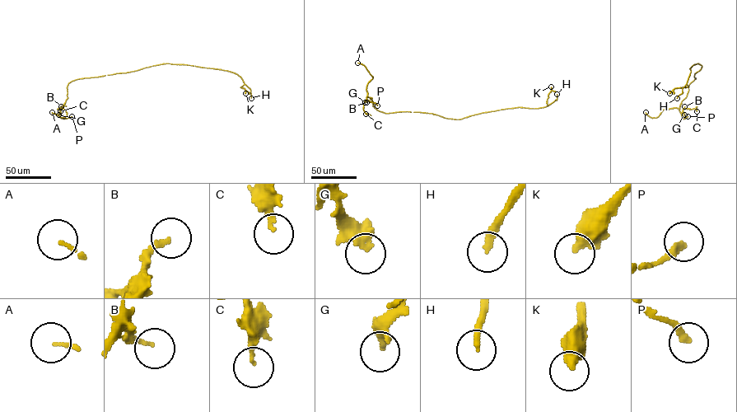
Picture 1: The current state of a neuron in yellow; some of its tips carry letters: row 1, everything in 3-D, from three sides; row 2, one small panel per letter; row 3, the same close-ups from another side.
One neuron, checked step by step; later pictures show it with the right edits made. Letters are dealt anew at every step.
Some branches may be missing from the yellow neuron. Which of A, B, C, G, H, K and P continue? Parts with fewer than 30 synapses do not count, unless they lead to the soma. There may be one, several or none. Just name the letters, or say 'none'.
H

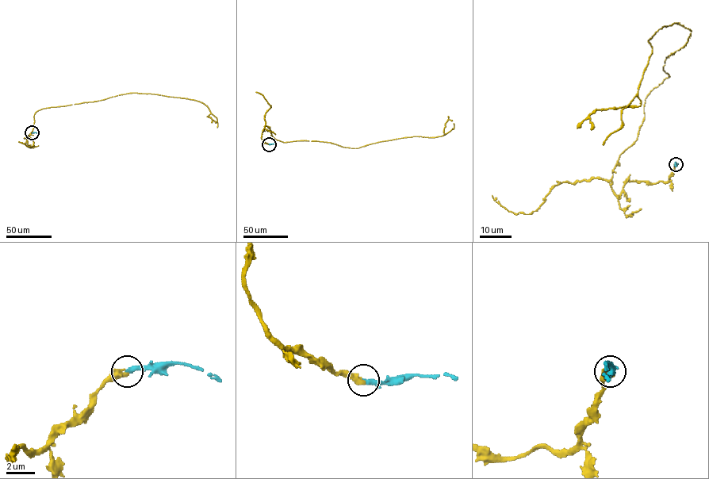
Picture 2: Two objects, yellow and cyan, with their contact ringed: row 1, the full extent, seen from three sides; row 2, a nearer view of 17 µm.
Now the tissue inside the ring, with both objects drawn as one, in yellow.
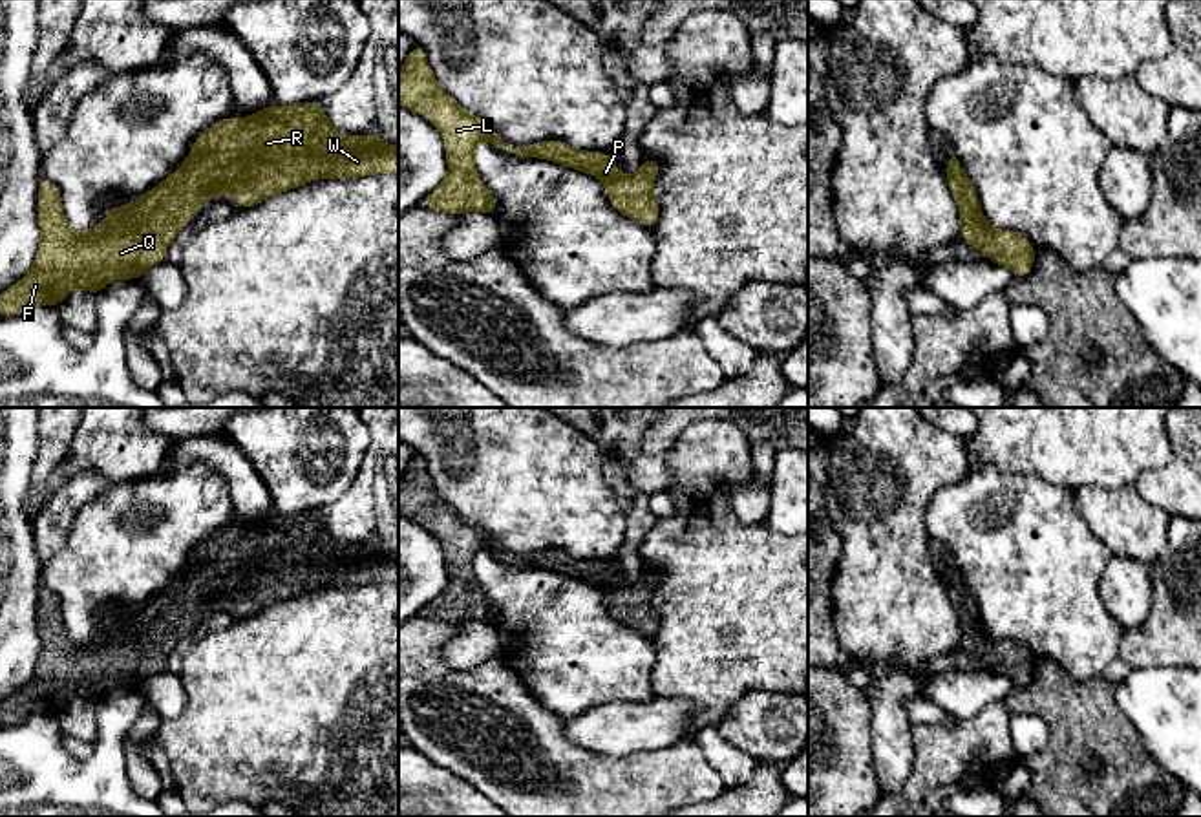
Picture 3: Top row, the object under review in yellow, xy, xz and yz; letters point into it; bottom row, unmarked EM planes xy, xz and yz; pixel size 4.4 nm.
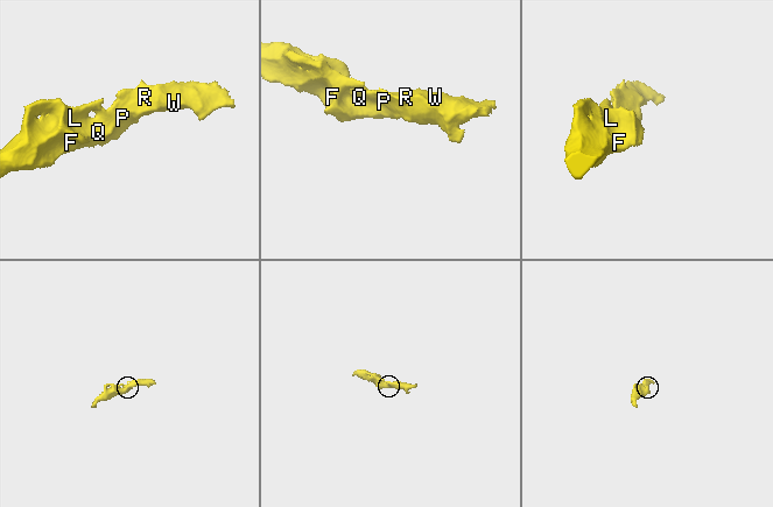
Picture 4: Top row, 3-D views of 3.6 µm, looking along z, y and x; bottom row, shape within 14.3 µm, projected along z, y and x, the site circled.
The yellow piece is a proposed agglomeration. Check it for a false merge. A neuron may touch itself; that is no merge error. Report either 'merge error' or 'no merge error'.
no merge error

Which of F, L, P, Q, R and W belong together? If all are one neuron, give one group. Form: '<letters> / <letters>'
F L P Q R W

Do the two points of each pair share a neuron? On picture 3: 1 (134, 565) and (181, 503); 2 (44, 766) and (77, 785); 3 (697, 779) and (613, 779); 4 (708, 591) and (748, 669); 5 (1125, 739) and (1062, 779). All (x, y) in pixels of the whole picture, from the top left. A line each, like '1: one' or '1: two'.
1: one
2: one
3: one
4: one
5: one

